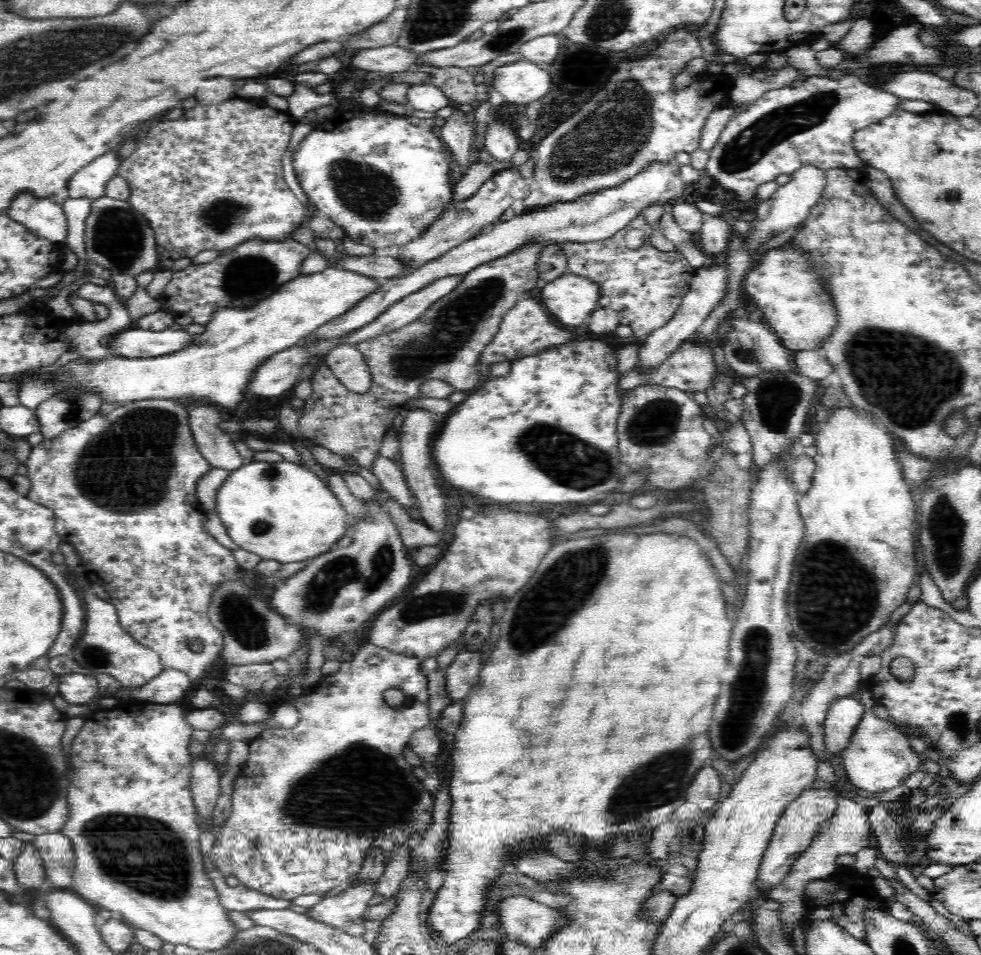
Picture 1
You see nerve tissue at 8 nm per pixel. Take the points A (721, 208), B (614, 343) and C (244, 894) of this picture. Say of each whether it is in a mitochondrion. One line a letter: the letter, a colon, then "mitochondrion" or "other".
A: other
B: other
C: other

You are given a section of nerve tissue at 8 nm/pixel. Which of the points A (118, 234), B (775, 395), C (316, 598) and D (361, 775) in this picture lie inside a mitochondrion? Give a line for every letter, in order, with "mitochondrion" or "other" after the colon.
A: mitochondrion
B: mitochondrion
C: mitochondrion
D: mitochondrion

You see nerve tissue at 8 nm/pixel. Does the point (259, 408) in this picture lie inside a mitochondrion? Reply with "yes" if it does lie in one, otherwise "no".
no

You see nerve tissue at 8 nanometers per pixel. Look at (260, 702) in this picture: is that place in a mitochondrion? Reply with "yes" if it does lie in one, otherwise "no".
no

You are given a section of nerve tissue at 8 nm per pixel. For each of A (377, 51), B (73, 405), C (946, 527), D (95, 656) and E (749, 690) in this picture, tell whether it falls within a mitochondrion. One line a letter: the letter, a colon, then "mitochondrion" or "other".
A: other
B: mitochondrion
C: mitochondrion
D: mitochondrion
E: mitochondrion

